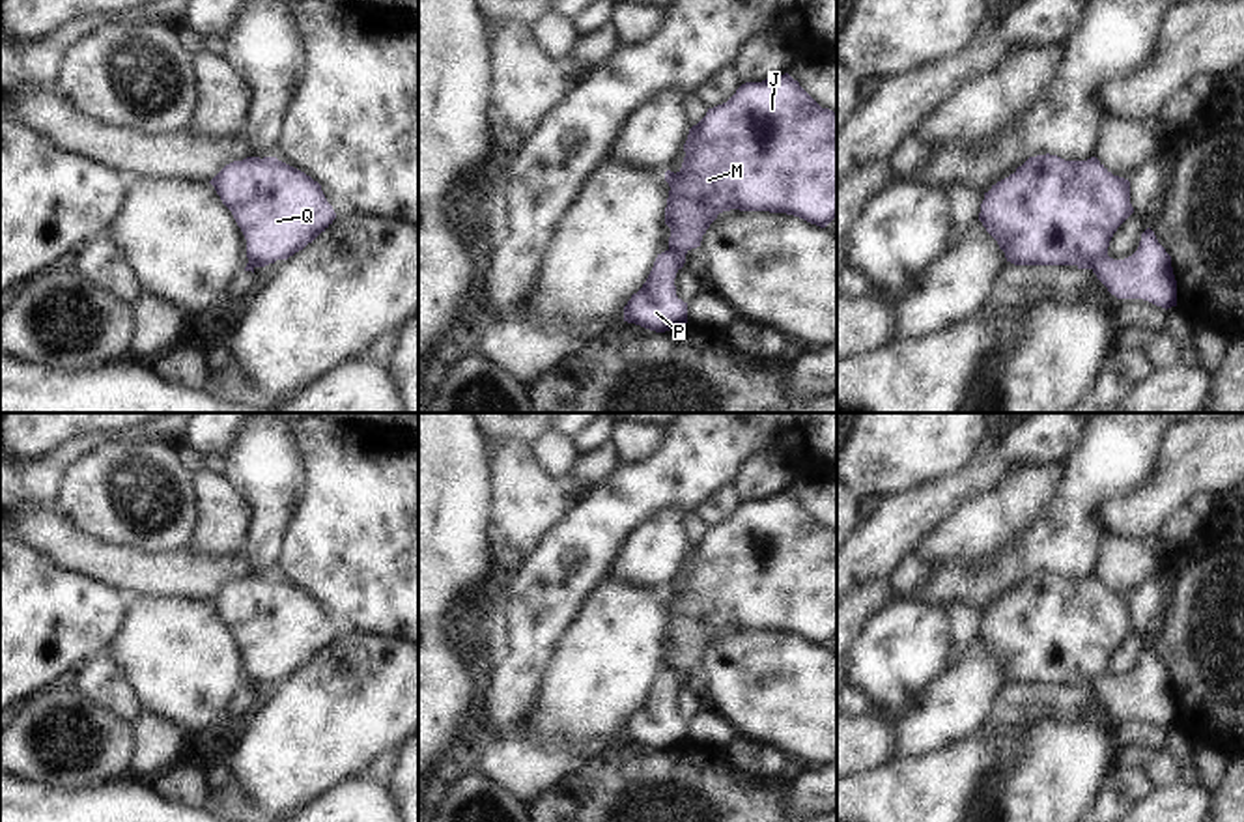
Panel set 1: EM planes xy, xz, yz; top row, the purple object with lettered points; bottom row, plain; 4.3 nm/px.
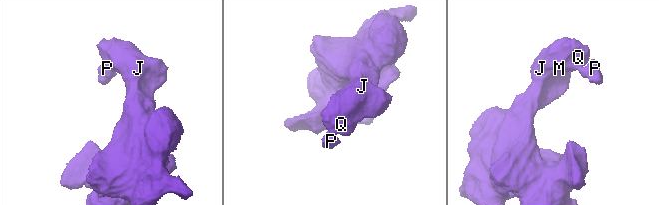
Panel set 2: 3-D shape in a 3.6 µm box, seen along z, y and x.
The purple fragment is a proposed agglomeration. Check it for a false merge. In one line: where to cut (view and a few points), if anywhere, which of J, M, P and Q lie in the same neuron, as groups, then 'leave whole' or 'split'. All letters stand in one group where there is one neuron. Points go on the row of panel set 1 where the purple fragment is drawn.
cut xz (669, 249), (682, 266); groups J M Q / P; split

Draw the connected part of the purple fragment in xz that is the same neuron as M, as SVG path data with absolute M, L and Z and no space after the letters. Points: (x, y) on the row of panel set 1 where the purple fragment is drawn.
M788 73L745 82L727 103L708 108L689 129L684 151L682 168L676 174L665 172L671 187L665 207L665 224L671 228L669 250L682 265L686 254L700 247L702 235L723 211L786 213L820 228L837 217L837 112L822 108Z

